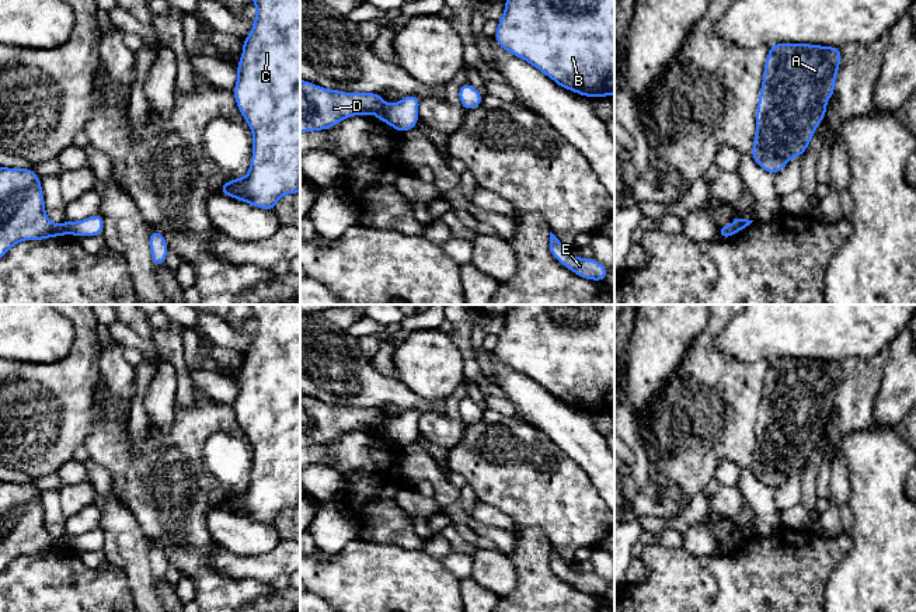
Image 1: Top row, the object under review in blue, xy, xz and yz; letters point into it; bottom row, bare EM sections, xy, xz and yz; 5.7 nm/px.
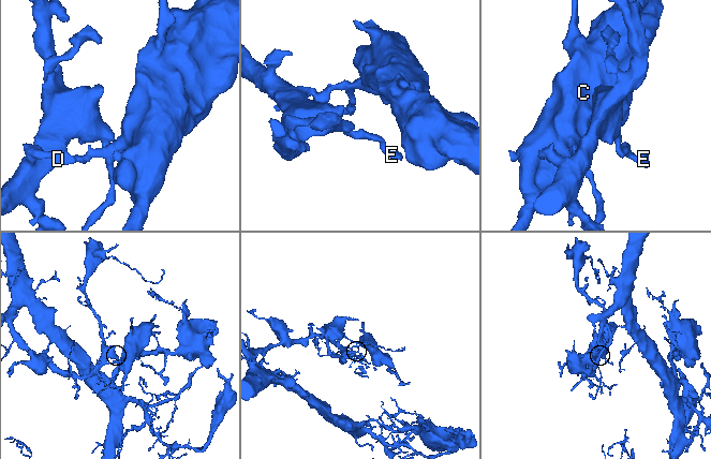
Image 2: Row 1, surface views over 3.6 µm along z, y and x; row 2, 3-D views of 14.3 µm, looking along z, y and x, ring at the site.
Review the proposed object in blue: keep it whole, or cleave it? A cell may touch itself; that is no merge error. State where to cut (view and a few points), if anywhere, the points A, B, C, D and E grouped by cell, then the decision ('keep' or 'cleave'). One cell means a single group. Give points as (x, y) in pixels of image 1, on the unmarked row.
xz (385, 418), (375, 428) | A D E / B C | cleave

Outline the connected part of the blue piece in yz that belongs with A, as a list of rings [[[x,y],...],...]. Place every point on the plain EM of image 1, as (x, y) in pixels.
[[[773,358],[765,376],[762,403],[756,423],[756,448],[749,467],[766,487],[776,490],[807,462],[823,432],[826,415],[835,408],[842,364],[812,358]]]

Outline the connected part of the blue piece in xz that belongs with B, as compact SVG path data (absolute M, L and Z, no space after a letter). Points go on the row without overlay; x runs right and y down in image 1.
M515 305L504 316L505 326L498 335L498 344L494 348L494 354L502 364L525 376L529 376L561 403L574 406L586 413L610 411L614 408L614 305Z

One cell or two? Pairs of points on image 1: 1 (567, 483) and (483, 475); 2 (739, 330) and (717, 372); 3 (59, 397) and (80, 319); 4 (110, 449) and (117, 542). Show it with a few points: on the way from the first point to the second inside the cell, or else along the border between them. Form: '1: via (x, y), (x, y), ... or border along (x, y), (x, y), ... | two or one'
1: via (546, 486), (539, 486), (525, 475), (504, 475) | one
2: border along (711, 343), (738, 358), (759, 360) | two
3: via (75, 378), (83, 362), (83, 338) | one
4: border along (112, 486), (112, 491), (132, 514) | two

